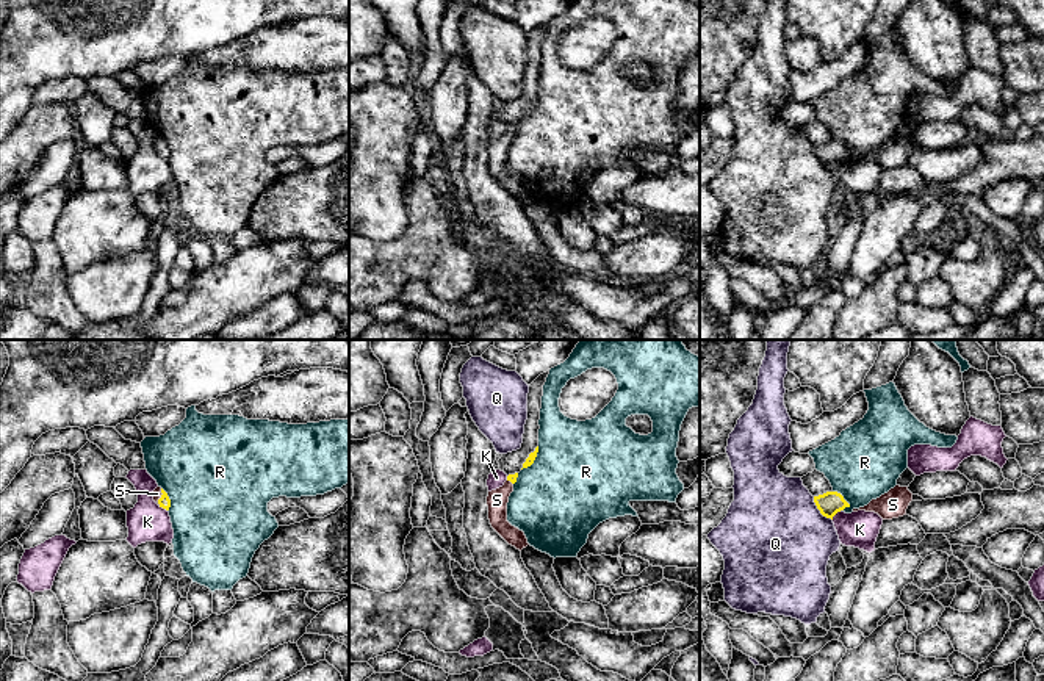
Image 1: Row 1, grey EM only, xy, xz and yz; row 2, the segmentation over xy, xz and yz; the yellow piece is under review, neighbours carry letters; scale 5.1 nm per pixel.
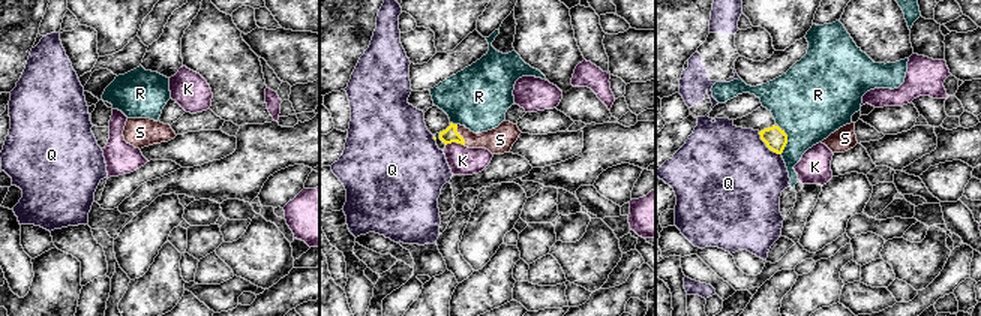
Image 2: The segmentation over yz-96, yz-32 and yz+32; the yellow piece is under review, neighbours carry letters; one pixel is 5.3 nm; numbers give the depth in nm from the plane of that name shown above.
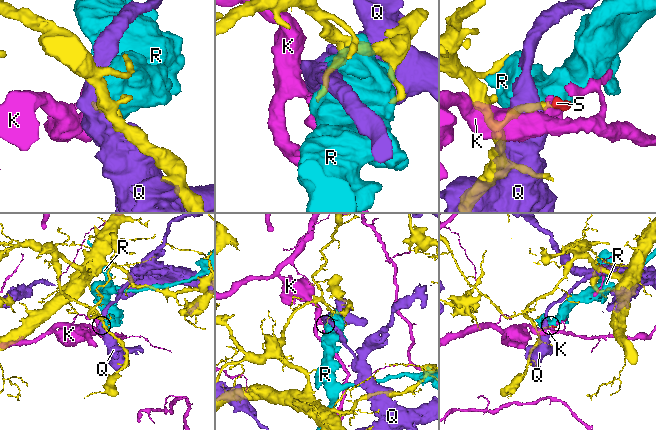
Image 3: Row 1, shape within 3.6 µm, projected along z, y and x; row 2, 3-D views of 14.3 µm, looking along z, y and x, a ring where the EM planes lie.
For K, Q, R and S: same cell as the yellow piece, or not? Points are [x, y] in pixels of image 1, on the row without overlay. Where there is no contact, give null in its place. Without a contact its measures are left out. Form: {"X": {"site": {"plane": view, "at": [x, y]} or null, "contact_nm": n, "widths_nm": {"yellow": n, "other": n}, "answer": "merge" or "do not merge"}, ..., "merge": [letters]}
{"K": {"site": {"plane": "yz", "at": [836, 162]}, "contact_nm": 80, "widths_nm": {"yellow": 120, "other": 190}, "answer": "do not merge"}, "Q": {"site": {"plane": "yz", "at": [819, 158]}, "contact_nm": 160, "widths_nm": {"yellow": 120, "other": 500}, "answer": "do not merge"}, "R": {"site": {"plane": "yz", "at": [842, 146]}, "contact_nm": 130, "widths_nm": {"yellow": 120, "other": 380}, "answer": "do not merge"}, "S": {"site": {"plane": "xy", "at": [162, 146]}, "contact_nm": 90, "widths_nm": {"yellow": 60, "other": 50}, "answer": "merge"}, "merge": ["S"]}

